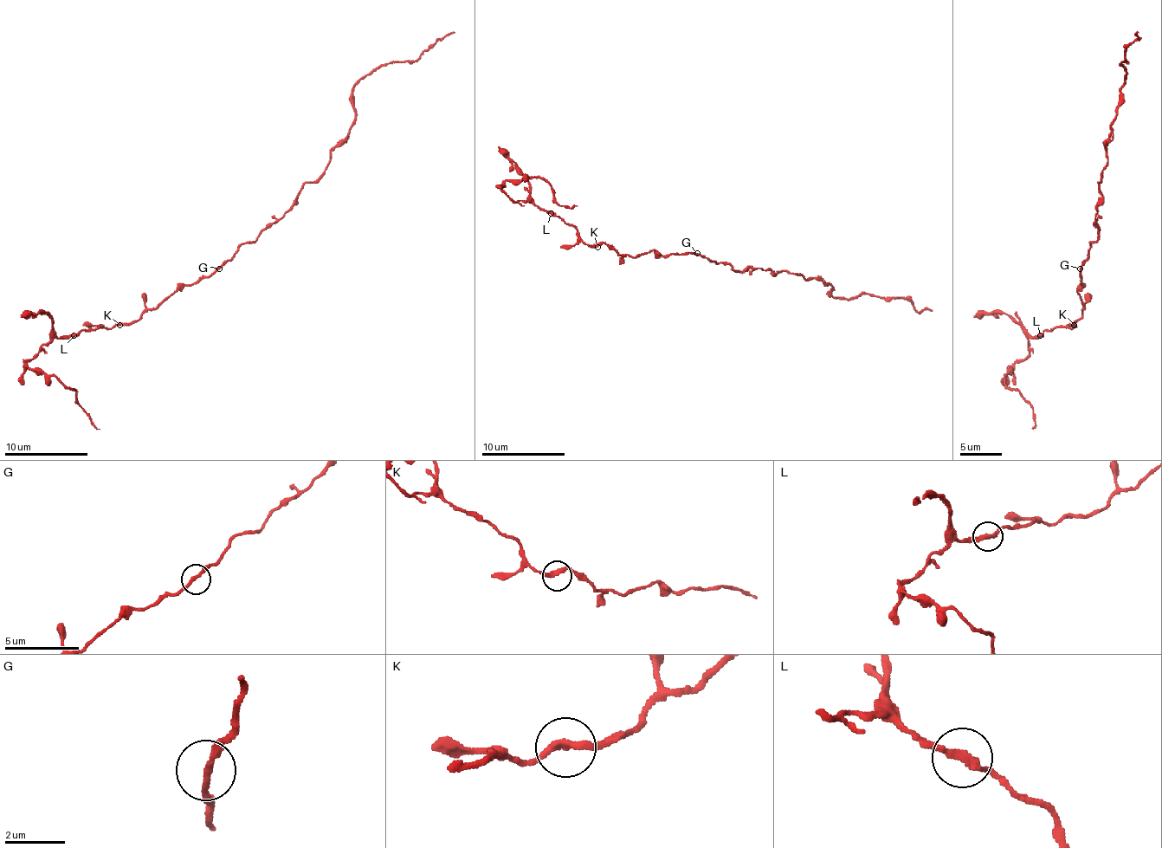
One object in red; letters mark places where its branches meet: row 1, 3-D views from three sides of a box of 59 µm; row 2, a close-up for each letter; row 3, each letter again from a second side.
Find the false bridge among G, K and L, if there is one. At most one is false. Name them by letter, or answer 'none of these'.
L

